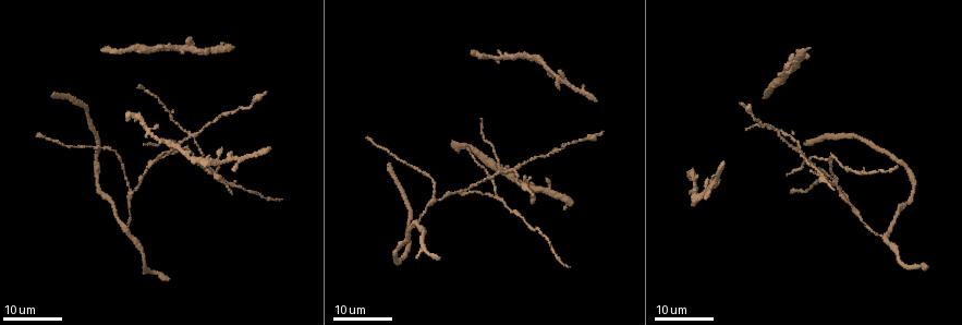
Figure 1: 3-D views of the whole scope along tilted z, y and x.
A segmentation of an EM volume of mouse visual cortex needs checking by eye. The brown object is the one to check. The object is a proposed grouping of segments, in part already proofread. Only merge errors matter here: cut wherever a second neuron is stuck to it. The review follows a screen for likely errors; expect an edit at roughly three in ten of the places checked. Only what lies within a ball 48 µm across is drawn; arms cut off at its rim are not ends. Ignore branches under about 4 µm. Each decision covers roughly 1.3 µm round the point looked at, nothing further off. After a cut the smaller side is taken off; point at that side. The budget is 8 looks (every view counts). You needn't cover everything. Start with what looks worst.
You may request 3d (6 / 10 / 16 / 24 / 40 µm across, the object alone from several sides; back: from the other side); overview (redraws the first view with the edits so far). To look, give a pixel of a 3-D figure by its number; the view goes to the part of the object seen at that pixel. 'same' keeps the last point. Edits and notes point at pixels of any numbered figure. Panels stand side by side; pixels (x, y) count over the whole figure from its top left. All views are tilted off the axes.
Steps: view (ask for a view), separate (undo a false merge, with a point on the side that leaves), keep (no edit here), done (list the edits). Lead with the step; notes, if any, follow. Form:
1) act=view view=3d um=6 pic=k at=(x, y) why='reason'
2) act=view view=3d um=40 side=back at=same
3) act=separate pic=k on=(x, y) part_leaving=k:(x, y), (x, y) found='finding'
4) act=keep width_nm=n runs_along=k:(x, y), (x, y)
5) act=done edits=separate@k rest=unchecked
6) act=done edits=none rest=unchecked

act=view view=3d um=24 pic=1 at=(835, 174) why='three arms meet'

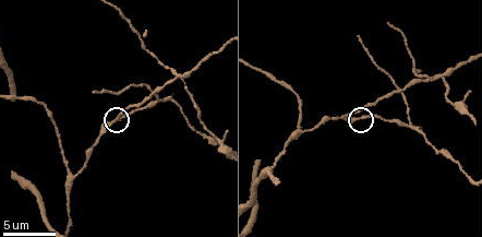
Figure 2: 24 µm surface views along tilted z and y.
act=view view=3d um=6 pic=2 at=(362, 118)

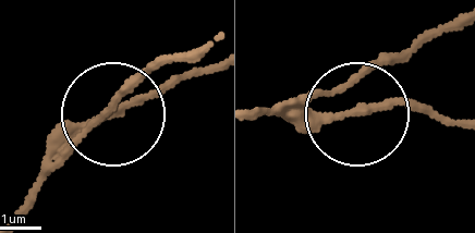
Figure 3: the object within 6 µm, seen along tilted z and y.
act=keep width_nm=170 found='continuous, no second neuron'

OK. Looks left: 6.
act=view view=3d um=10 pic=2 at=(408, 124) why='three arms meet'

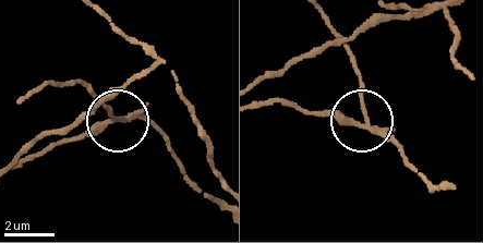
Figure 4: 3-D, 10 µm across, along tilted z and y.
act=view view=3d um=10 side=back pic=4 at=(119, 118) why='other side'

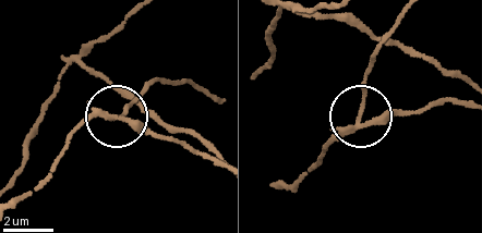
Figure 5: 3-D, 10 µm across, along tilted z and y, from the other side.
act=separate pic=5 on=(124, 109) width_nm=180 part_leaving=5:(110, 118), (155, 80), (192, 81), (206, 88) found='two neurons meet here'

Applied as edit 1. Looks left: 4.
act=view view=3d um=10 pic=2 at=(178, 73) why='four or more arms meet'

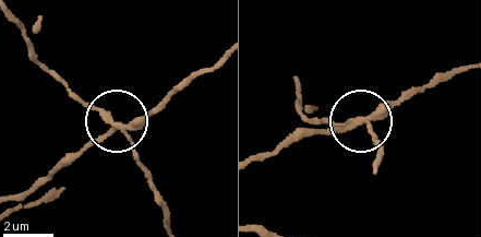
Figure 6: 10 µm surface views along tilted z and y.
act=separate pic=6 on=(136, 160) arms=4 part_leaving=6:(358, 118), (339, 125), (311, 118), (296, 85) found='two neurons meet here'

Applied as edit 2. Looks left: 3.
act=view view=3d um=10 pic=2 at=(67, 175) why='three arms meet'

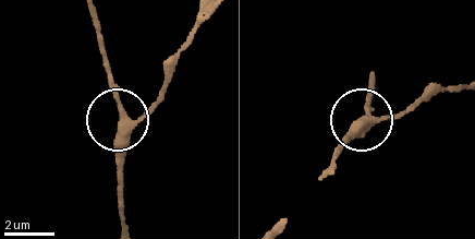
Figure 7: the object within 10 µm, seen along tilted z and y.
act=view view=3d um=10 side=back pic=7 at=(366, 117) why='from behind'

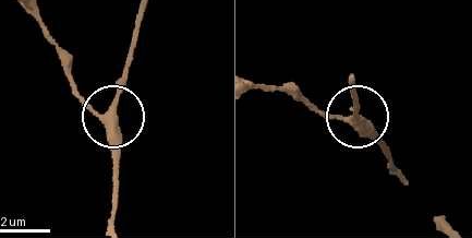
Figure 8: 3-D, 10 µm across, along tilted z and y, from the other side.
act=keep width_nm=280 runs_along=8:(34, 13), (73, 87), (107, 117), (134, 43) found='all the same neuron'

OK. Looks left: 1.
act=done edits=separate@5,separate@6 rest=unchecked

